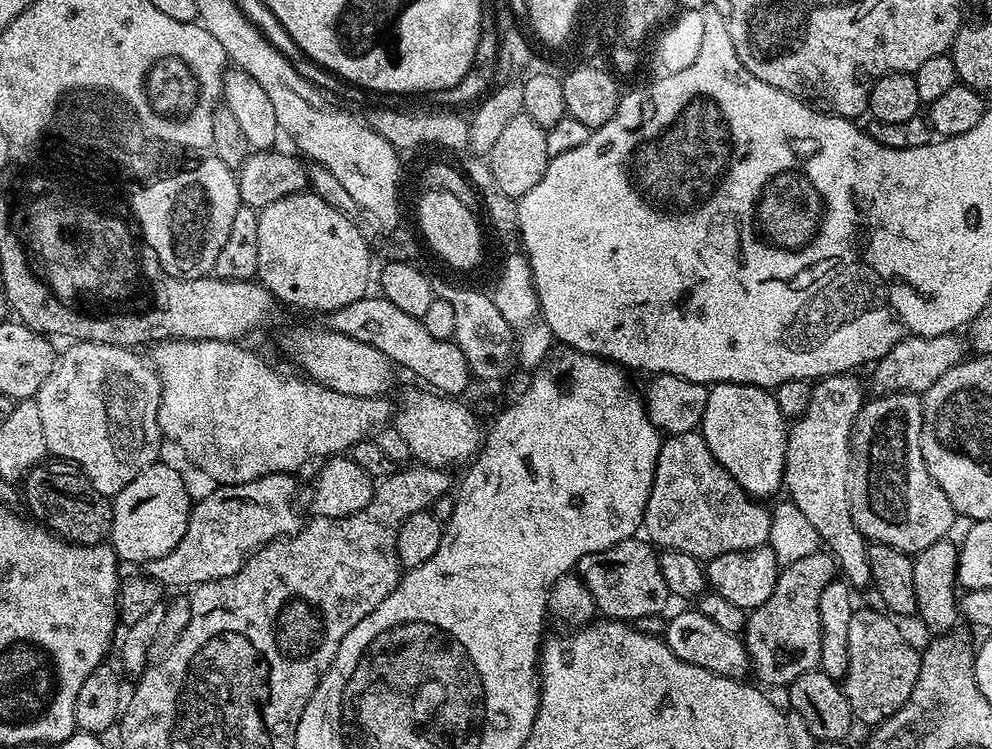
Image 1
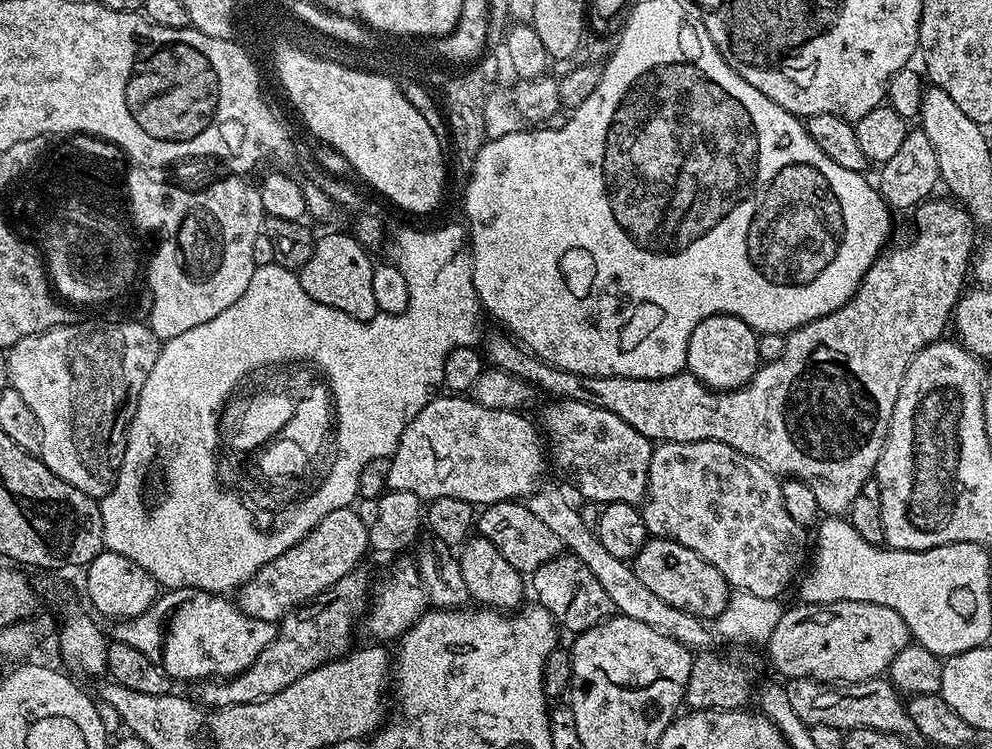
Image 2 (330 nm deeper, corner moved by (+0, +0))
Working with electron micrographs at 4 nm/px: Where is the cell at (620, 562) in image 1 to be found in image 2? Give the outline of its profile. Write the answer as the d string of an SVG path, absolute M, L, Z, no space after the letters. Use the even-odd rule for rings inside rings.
M561 554L538 566L538 570L531 573L530 588L536 591L535 599L541 608L545 608L550 615L561 625L564 624L572 631L579 634L590 630L613 615L614 609L610 602L610 594L602 590L598 578L590 574L590 570L581 560L571 554Z

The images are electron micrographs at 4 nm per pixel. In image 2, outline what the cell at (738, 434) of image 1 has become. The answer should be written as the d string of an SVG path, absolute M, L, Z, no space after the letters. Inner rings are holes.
M711 316L698 326L688 339L687 371L697 376L708 388L717 391L731 391L750 382L750 378L760 367L762 361L758 354L757 331L742 318L733 316Z

